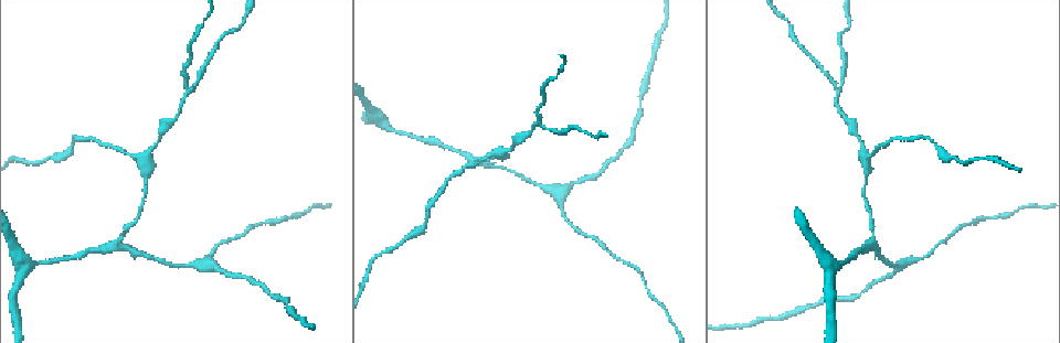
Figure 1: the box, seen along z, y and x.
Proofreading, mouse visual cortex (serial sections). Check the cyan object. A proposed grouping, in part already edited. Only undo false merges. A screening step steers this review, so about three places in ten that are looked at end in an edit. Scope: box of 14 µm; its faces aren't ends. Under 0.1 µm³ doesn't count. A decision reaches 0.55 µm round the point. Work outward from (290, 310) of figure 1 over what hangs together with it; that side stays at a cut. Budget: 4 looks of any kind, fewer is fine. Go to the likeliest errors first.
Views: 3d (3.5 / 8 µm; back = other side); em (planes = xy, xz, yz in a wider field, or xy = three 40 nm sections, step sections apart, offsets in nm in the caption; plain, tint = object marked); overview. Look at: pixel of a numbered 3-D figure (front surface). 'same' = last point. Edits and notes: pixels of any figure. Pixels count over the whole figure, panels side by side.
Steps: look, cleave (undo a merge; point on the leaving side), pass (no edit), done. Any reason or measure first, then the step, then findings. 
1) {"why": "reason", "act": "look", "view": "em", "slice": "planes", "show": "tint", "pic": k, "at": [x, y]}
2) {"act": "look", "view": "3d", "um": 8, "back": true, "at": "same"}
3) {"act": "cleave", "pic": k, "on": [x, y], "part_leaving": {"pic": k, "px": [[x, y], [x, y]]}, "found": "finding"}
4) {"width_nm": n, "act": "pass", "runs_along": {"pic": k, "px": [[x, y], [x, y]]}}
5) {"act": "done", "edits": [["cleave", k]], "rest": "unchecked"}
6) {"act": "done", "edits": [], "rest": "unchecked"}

{"why": "three arms meet", "act": "look", "view": "3d", "um": 3.5, "pic": 1, "at": [209, 262]}

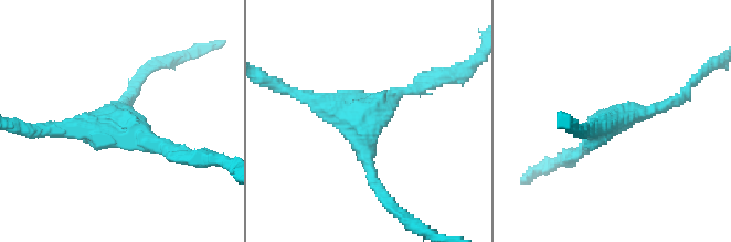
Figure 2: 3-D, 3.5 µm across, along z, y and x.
{"why": "need the tissue", "act": "look", "view": "em", "slice": "xy", "step": 3, "show": "tint", "pic": 2, "at": [118, 122]}

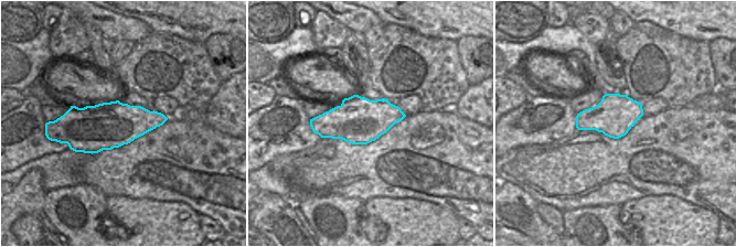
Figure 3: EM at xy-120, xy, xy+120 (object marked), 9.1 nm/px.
{"act": "pass", "found": "all the same cell"}

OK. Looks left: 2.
{"why": "three arms meet", "act": "look", "view": "3d", "um": 3.5, "back": true, "pic": 1, "at": [471, 161]}

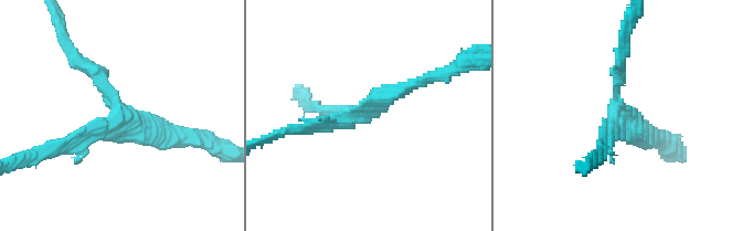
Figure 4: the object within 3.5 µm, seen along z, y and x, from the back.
{"arms": 3, "arm_widths_nm": [150, 200, 250], "act": "look", "view": "em", "slice": "xy", "step": 5, "show": "tint", "pic": 4, "at": [614, 115]}

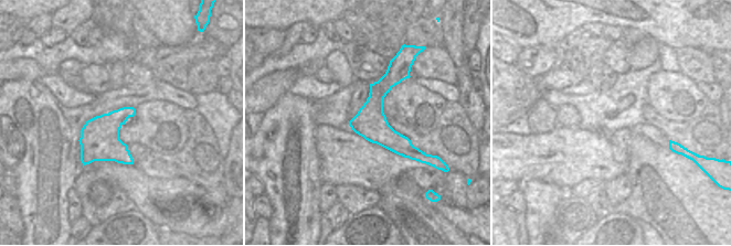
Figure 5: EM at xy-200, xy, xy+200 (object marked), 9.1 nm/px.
{"act": "pass", "runs_along": {"pic": 4, "px": [[303, 128], [363, 117], [421, 83]]}, "found": "one cell here"}

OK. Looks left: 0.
{"act": "done", "edits": [], "rest": "unchecked"}

